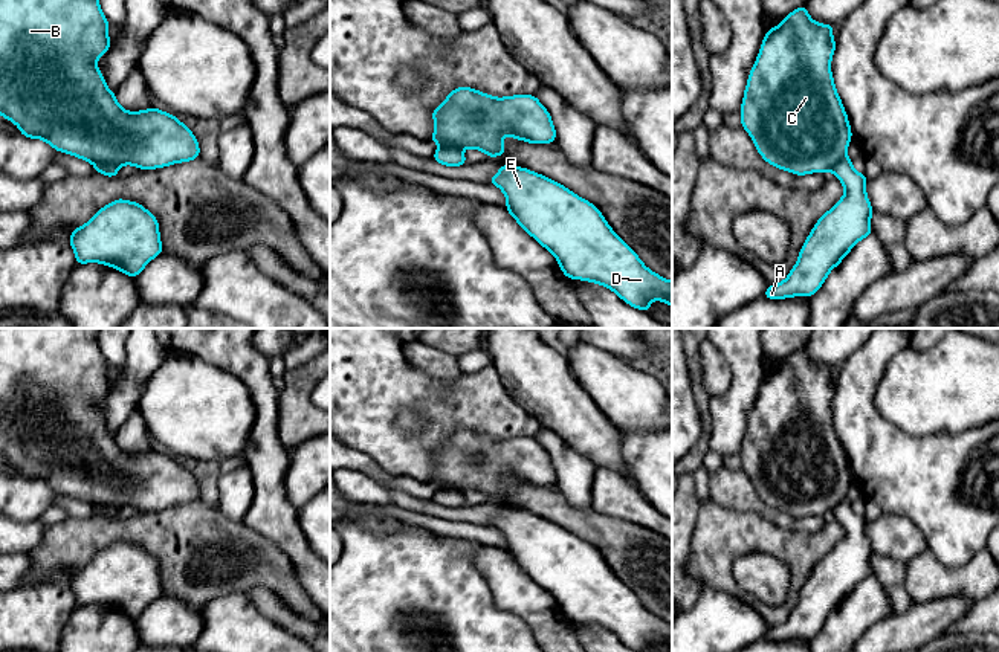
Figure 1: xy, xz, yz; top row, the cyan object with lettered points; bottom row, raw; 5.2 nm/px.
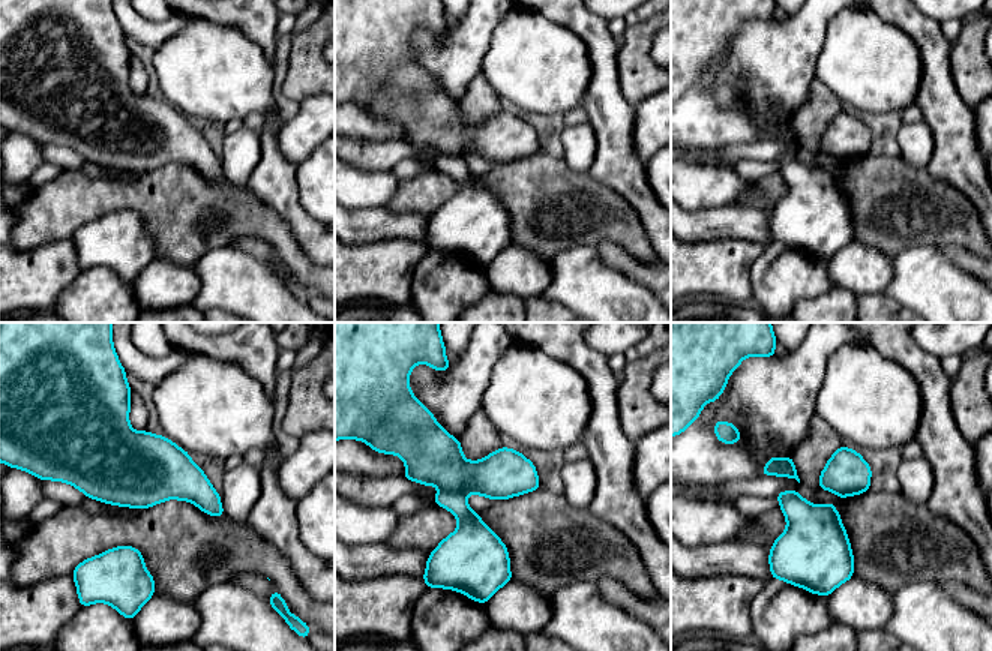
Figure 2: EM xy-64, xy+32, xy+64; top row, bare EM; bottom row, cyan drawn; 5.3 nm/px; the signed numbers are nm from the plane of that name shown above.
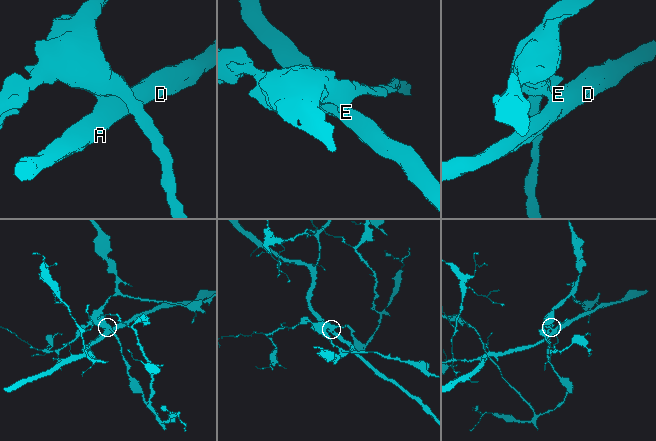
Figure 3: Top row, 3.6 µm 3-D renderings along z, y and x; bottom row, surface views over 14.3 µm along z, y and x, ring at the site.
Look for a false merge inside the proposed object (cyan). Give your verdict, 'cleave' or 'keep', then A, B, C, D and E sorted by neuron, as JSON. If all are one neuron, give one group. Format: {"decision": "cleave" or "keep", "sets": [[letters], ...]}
{"decision": "cleave", "sets": [["A", "D", "E"], ["B", "C"]]}

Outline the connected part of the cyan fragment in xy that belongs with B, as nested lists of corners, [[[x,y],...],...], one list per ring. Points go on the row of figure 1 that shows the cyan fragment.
[[[0,0],[0,115],[14,122],[21,136],[43,139],[57,151],[72,154],[93,165],[116,165],[118,168],[133,165],[145,171],[199,159],[197,137],[179,118],[156,107],[128,111],[119,105],[116,95],[107,87],[101,70],[96,67],[96,60],[110,50],[108,29],[110,23],[99,6],[99,0]]]

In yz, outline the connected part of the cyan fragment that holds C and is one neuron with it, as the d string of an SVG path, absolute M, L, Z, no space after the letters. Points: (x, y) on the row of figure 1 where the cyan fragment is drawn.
M807 5L791 11L776 27L767 29L744 90L741 127L767 163L796 176L832 171L852 139L831 73L834 26L811 20Z

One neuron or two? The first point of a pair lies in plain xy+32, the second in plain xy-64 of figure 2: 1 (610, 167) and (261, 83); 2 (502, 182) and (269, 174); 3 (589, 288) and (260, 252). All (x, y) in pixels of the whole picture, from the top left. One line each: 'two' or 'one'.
1: two
2: two
3: two

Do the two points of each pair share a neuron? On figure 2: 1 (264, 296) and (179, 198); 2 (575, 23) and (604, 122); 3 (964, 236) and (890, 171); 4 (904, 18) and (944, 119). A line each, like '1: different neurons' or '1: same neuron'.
1: different neurons
2: same neuron
3: same neuron
4: same neuron

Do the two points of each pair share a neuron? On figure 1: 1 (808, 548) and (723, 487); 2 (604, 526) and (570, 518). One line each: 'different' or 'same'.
1: different
2: same

